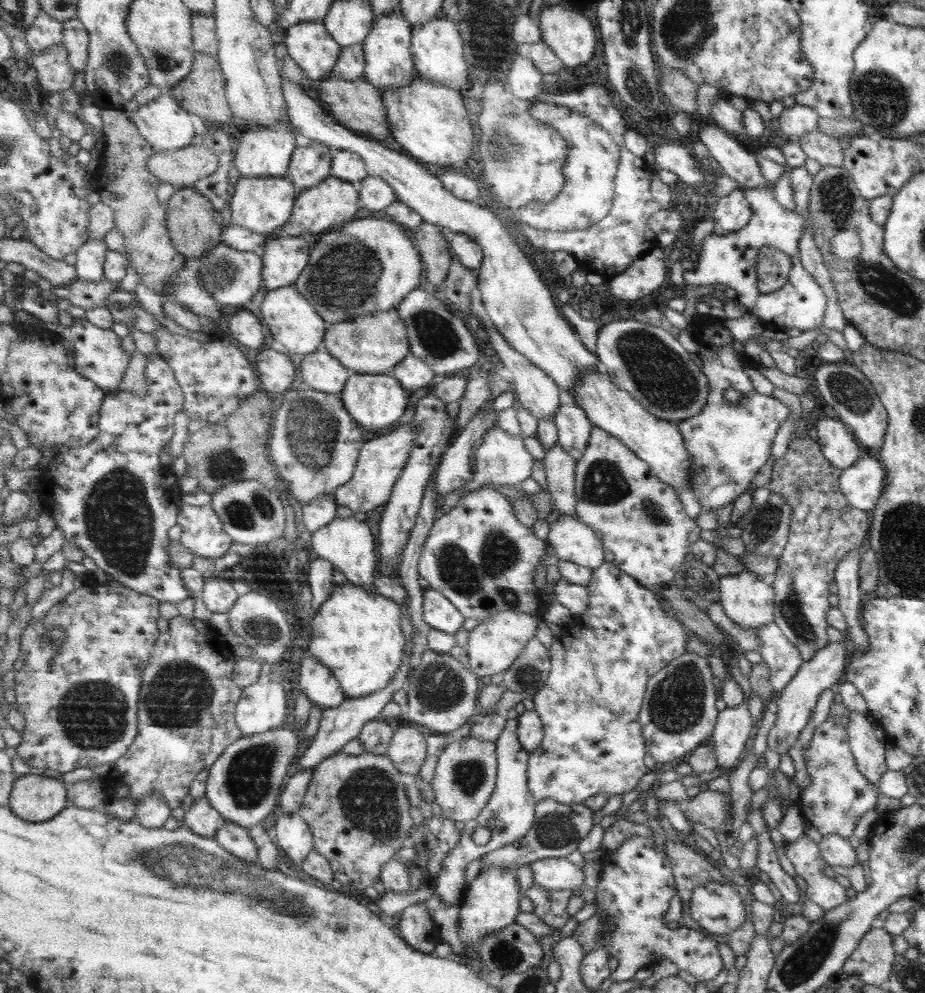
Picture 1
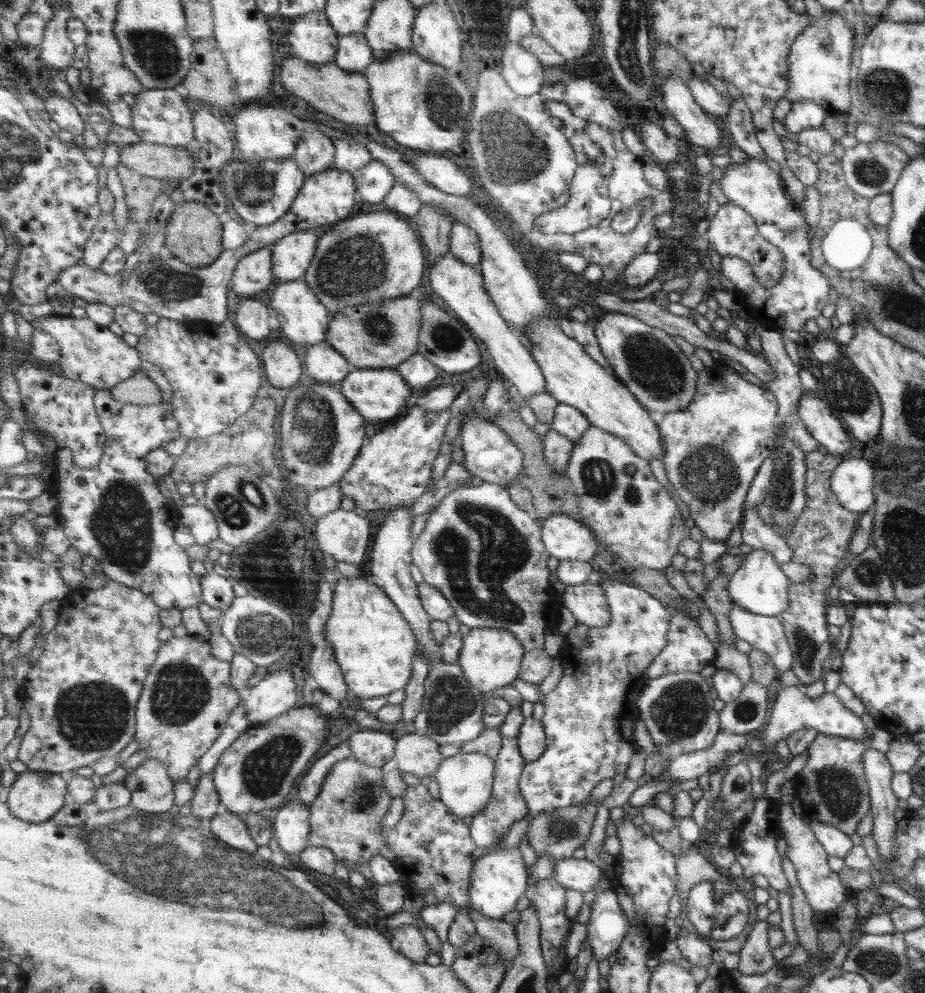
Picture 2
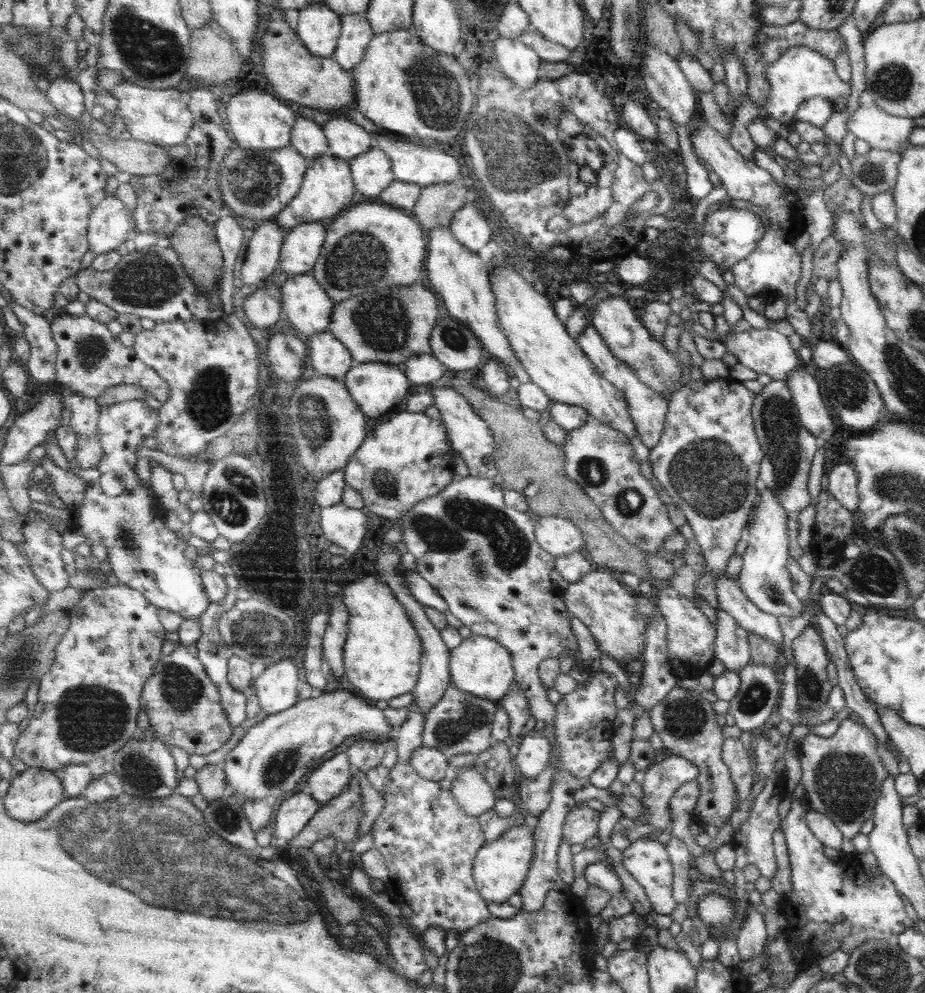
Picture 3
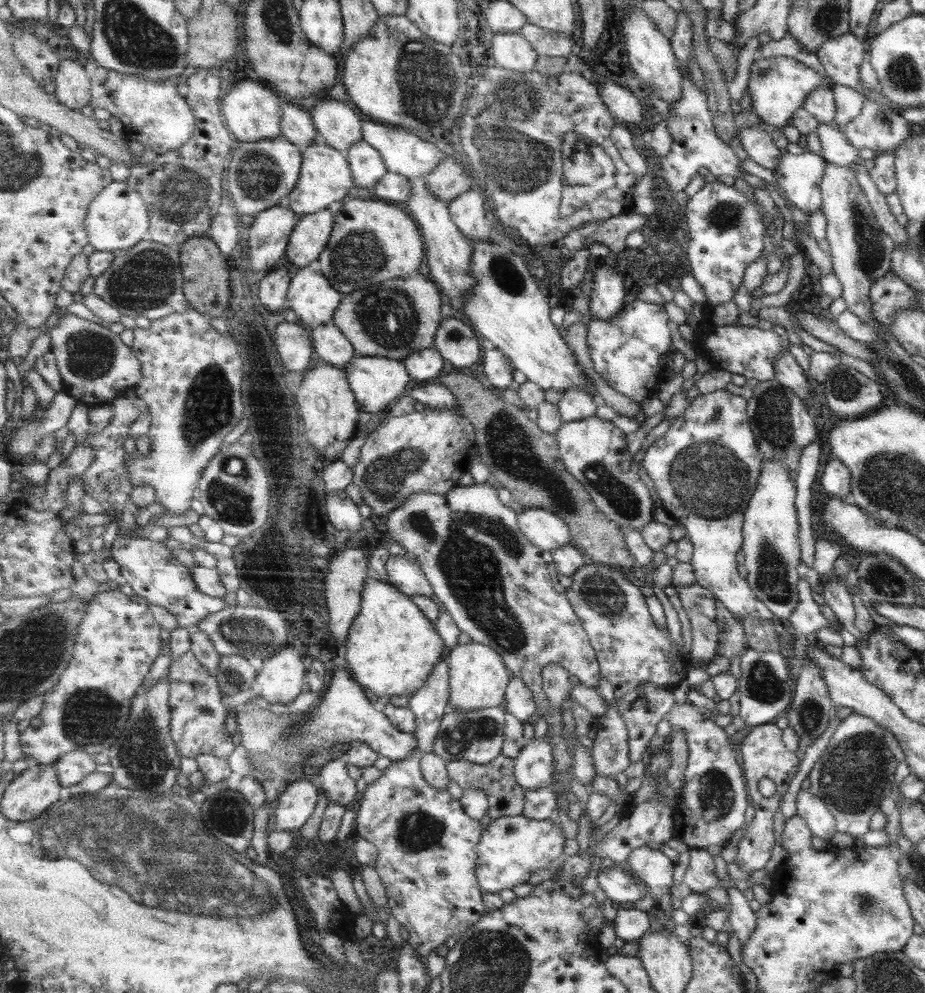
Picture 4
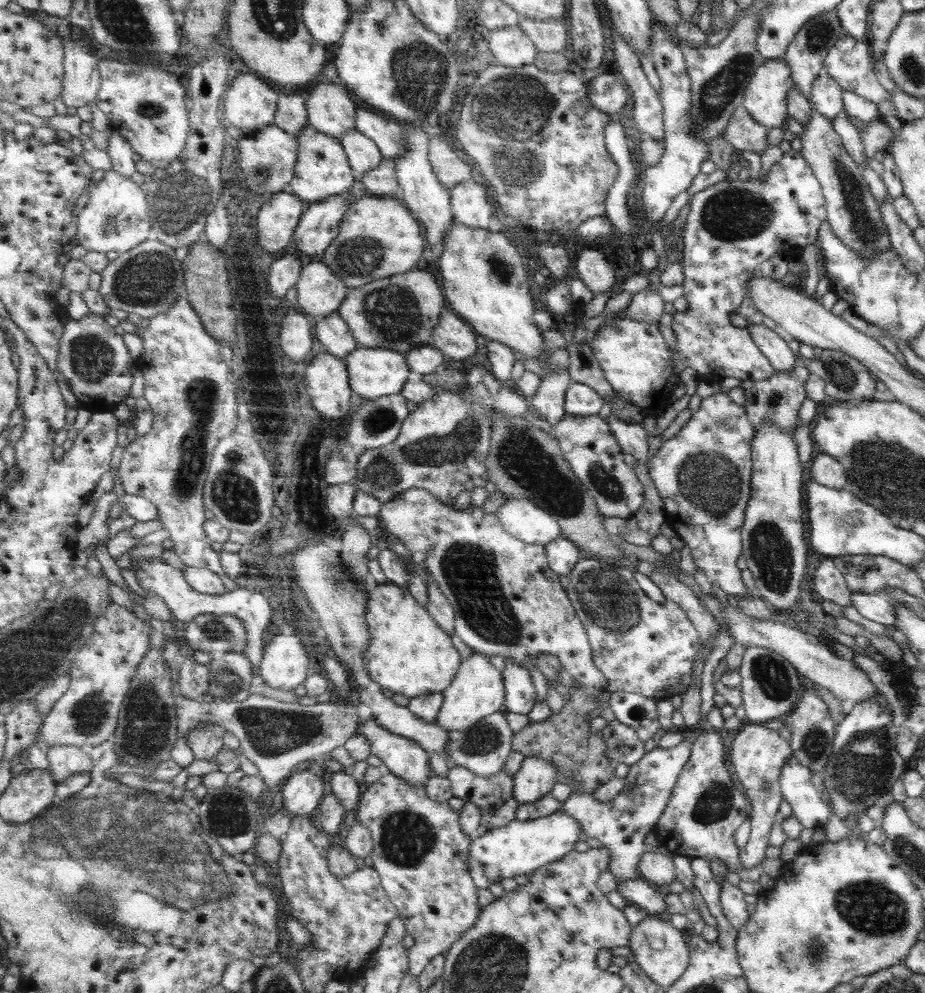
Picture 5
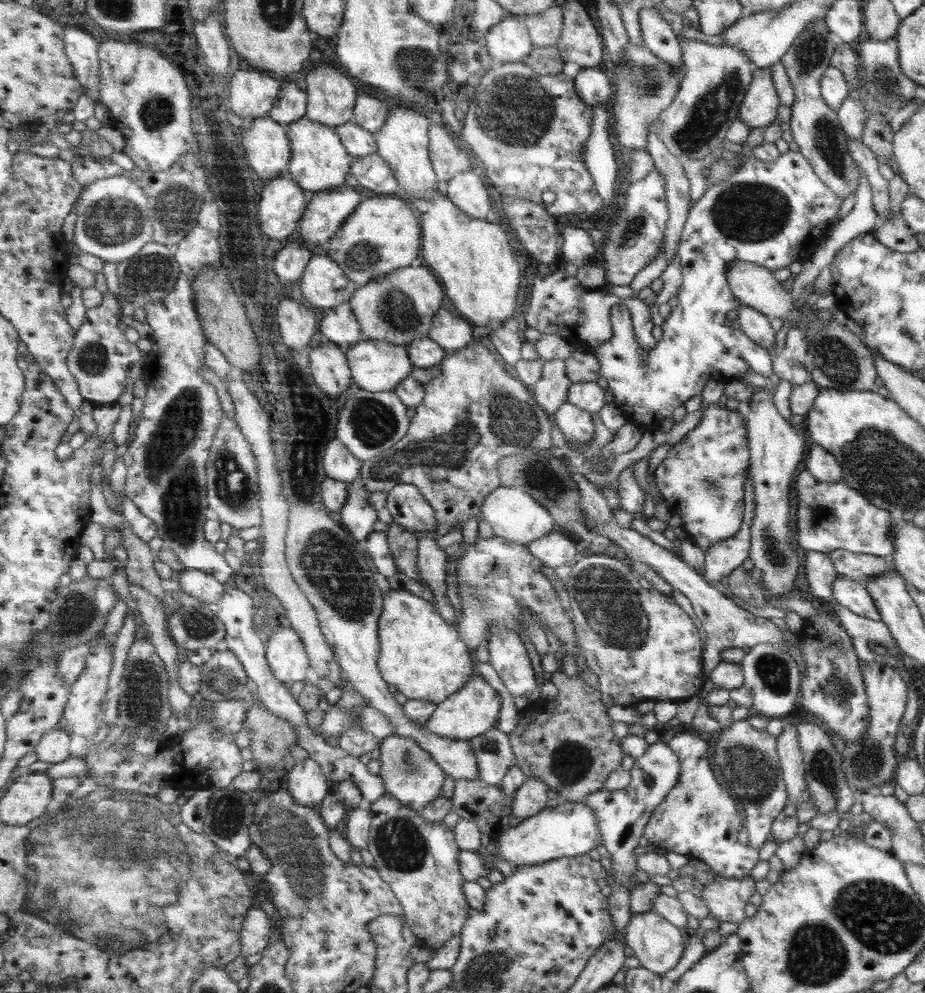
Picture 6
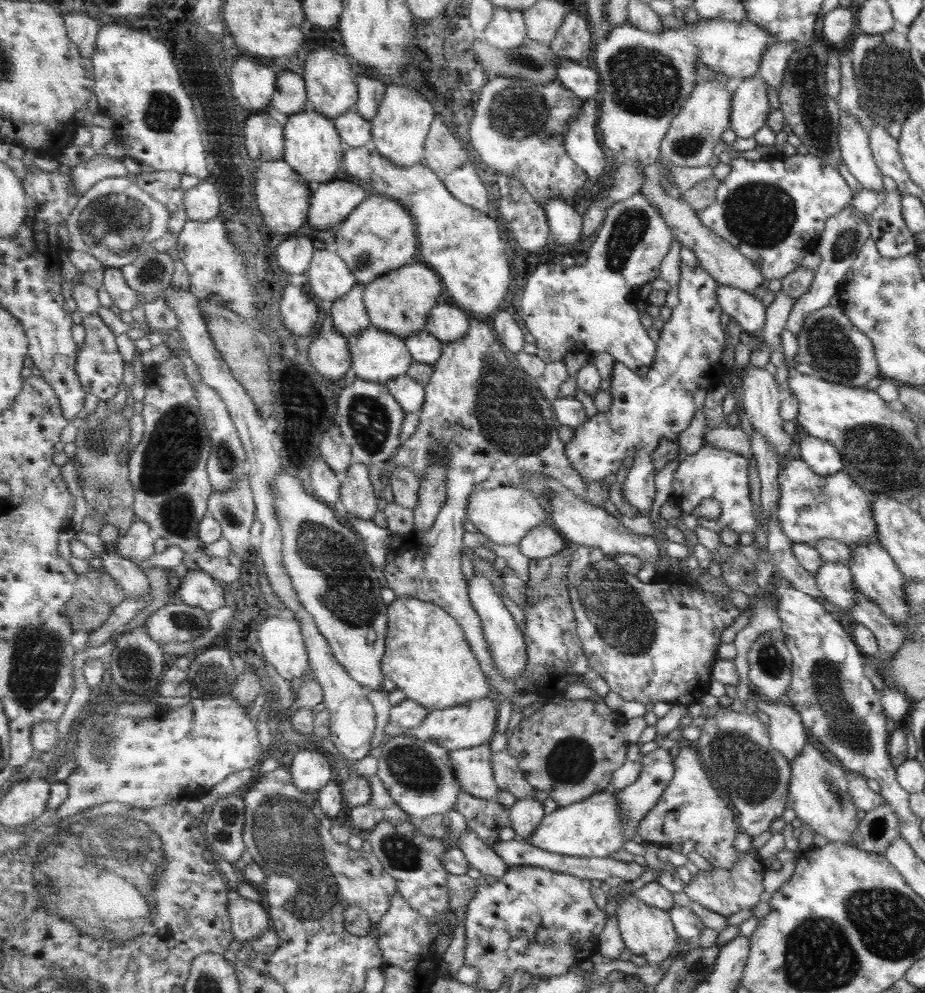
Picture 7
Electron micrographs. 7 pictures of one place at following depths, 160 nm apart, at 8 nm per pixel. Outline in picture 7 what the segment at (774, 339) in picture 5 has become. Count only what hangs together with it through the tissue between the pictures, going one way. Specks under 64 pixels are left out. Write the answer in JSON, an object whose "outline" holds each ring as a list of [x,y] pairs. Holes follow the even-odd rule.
{"outline":[[[723,284],[715,288],[715,297],[721,312],[739,324],[743,336],[764,327],[766,309],[764,299]]]}

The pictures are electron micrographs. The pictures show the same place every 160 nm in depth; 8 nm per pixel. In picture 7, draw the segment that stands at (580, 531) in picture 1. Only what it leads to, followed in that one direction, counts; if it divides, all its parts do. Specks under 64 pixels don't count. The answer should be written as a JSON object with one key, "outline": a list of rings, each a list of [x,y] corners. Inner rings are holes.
{"outline":[[[500,487],[491,490],[477,490],[471,494],[469,521],[496,545],[520,545],[523,537],[551,519],[541,508],[537,496],[528,489]]]}

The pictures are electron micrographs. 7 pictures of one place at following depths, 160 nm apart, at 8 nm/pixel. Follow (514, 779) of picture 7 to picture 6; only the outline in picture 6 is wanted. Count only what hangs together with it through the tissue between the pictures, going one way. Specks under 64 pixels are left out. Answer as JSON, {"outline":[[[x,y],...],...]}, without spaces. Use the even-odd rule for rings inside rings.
{"outline":[[[493,726],[489,732],[469,740],[478,756],[479,776],[489,784],[501,785],[509,769],[517,765],[517,756],[510,741],[510,735]]]}

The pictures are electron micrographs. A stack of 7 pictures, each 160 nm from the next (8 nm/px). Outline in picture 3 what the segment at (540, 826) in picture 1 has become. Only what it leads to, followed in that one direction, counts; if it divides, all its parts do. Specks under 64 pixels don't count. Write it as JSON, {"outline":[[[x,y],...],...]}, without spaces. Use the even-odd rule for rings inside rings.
{"outline":[[[575,806],[566,818],[564,840],[571,848],[580,847],[599,832],[599,811],[587,806]]]}

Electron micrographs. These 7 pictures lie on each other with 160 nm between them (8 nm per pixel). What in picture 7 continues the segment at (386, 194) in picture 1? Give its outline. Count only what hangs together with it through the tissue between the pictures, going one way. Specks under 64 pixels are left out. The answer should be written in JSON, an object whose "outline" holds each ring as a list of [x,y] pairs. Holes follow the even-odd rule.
{"outline":[[[349,109],[335,120],[339,134],[346,147],[368,147],[373,145],[372,123],[355,109]]]}

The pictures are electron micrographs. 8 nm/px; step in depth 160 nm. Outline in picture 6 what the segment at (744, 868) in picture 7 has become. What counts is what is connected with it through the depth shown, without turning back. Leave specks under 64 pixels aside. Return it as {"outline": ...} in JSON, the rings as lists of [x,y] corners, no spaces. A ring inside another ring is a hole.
{"outline":[[[715,874],[712,883],[704,886],[702,898],[711,911],[713,921],[736,922],[745,920],[745,904],[755,894],[754,881],[746,877],[731,880]]]}

